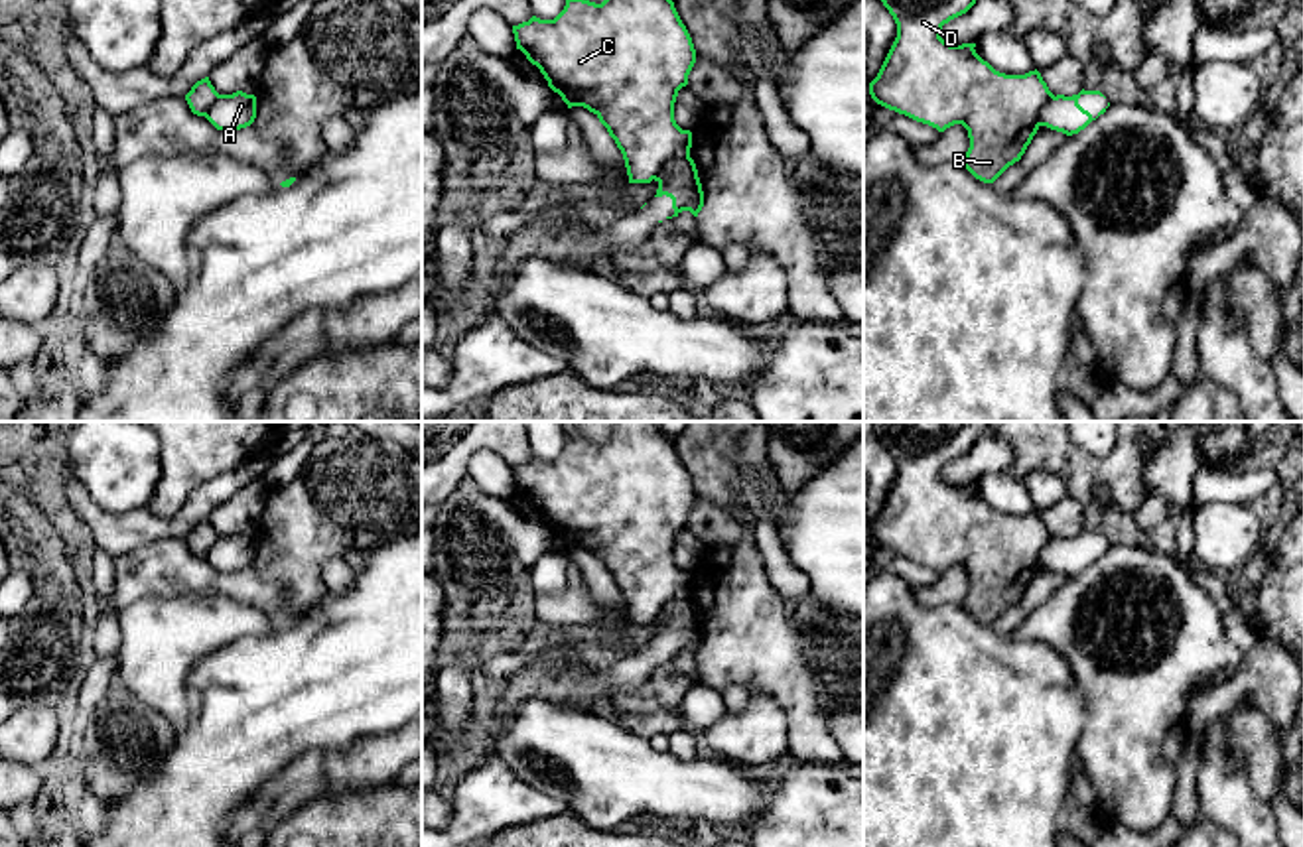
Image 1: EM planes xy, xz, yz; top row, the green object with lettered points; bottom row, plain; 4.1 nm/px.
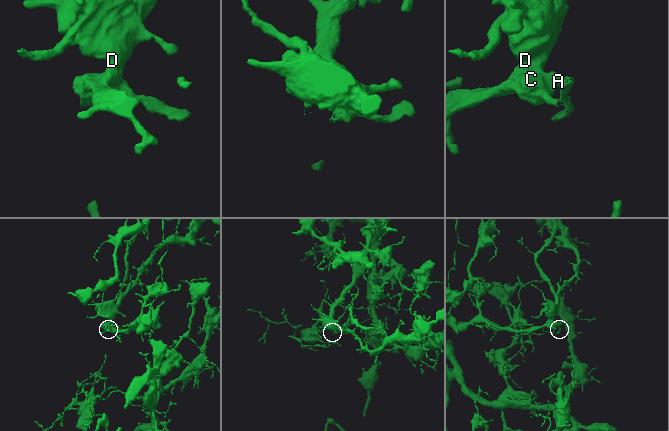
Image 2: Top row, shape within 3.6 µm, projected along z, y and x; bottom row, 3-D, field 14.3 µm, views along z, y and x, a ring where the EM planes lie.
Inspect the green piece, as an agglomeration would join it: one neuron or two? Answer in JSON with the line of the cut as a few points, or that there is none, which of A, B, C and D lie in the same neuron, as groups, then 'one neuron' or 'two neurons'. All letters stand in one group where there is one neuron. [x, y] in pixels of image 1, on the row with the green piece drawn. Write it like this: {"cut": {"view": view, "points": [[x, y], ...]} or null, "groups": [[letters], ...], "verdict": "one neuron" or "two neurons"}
{"cut": {"view": "xz", "points": [[688, 152], [673, 156], [653, 178]]}, "groups": [["A"], ["B", "C", "D"]], "verdict": "two neurons"}

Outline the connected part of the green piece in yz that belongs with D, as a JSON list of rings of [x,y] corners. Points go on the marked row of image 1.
[[[881,0],[897,24],[897,37],[869,83],[871,98],[938,132],[954,124],[968,130],[970,148],[962,165],[980,181],[994,183],[1021,160],[1041,122],[1043,104],[1053,97],[1041,73],[1005,75],[976,53],[976,43],[950,45],[940,30],[966,14],[976,0]]]

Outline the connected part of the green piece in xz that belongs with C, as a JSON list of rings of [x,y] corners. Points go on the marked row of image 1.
[[[566,0],[554,20],[532,16],[513,26],[516,49],[572,106],[593,112],[623,154],[629,183],[651,183],[676,156],[688,156],[692,132],[674,120],[678,91],[696,63],[692,37],[672,0]]]

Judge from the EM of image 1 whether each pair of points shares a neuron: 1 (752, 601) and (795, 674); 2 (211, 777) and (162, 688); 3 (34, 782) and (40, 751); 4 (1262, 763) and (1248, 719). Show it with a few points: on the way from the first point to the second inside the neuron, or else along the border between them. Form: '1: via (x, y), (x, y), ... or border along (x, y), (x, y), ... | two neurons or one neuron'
1: via (752, 619), (785, 656) | one neuron
2: border along (186, 680), (188, 723), (174, 733) | two neurons
3: border along (20, 763), (46, 771) | two neurons
4: via (1260, 753), (1248, 729) | one neuron

